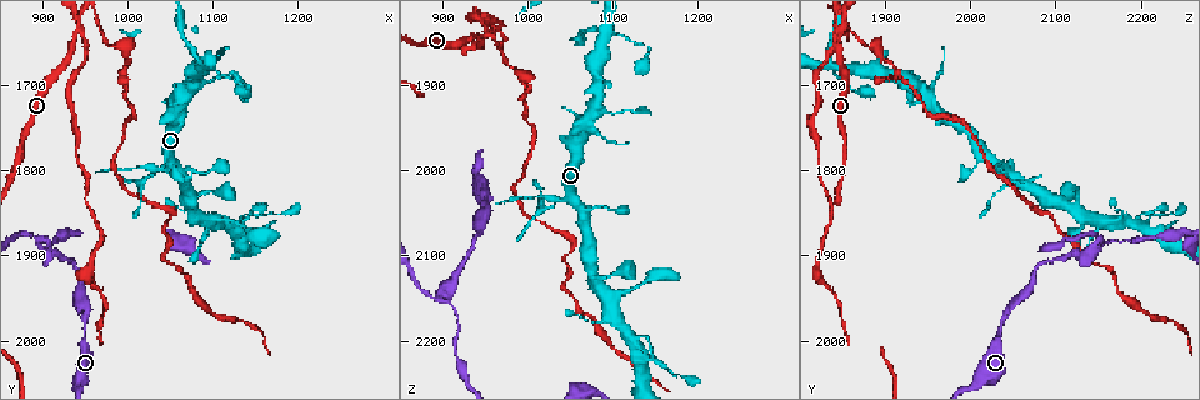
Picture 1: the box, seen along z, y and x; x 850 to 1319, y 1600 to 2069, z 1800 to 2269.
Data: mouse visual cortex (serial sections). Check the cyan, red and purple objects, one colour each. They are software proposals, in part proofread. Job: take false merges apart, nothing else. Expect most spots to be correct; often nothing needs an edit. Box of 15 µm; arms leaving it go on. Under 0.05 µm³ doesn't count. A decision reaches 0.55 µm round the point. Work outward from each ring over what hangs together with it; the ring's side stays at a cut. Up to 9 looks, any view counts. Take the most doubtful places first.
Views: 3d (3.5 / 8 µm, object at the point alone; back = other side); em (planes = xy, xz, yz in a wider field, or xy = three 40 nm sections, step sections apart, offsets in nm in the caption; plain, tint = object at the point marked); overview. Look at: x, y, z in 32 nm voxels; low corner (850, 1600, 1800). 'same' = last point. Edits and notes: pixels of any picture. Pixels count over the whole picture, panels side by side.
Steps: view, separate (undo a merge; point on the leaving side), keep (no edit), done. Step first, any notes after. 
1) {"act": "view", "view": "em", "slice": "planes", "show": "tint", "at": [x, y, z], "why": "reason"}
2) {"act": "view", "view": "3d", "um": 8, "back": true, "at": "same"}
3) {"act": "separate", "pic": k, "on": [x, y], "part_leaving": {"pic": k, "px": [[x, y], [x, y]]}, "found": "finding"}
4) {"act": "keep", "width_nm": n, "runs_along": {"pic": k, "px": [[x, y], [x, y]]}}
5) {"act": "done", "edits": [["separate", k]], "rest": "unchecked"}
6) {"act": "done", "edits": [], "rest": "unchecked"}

{"act": "view", "view": "3d", "um": 8, "at": [940, 1635, 1845], "why": "four or more arms meet"}

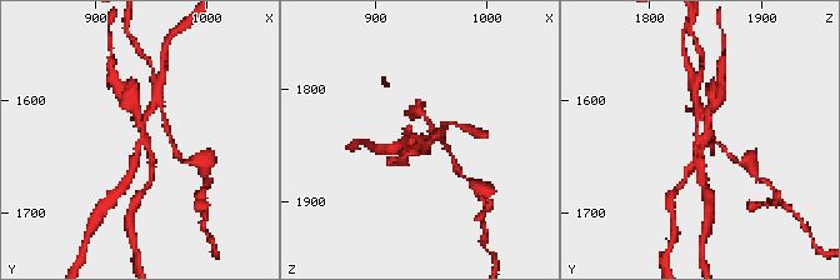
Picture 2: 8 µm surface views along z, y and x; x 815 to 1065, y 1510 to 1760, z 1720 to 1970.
{"act": "view", "view": "em", "slice": "xy", "step": 1, "show": "tint", "at": [938, 1634, 1844], "why": "need the tissue"}

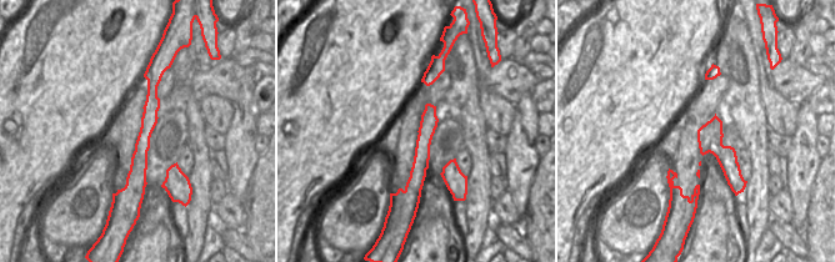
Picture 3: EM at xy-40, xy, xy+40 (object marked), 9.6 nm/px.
{"act": "separate", "pic": 2, "on": [135, 100], "width_nm": 170, "part_leaving": {"pic": 2, "px": [[134, 161], [149, 113]]}, "found": "a second cell is stuck on"}

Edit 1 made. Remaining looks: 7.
{"act": "view", "view": "overview"}

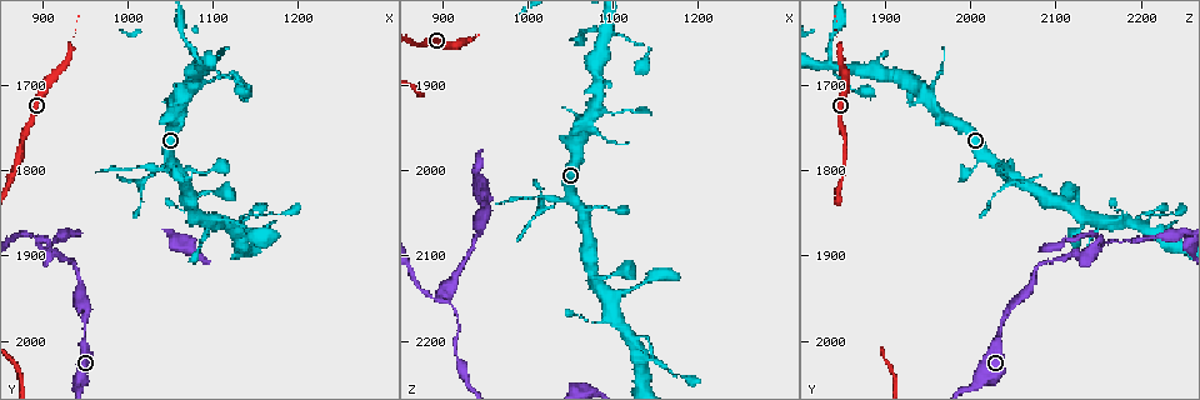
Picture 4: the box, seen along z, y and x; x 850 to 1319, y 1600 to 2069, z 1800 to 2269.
{"act": "view", "view": "3d", "um": 3.5, "at": [1020, 1810, 2045]}

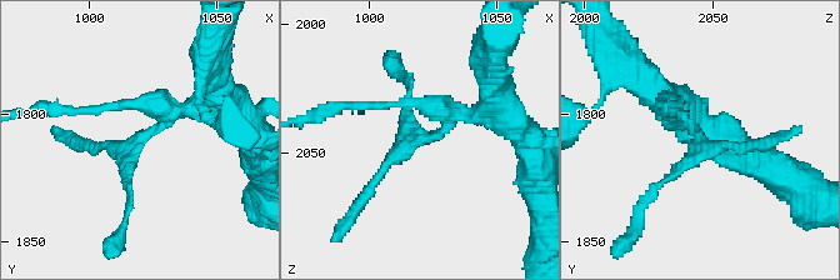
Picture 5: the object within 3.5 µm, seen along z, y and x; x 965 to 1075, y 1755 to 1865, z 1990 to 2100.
{"act": "view", "view": "em", "slice": "xy", "step": 3, "show": "tint", "at": [1018, 1812, 2046]}

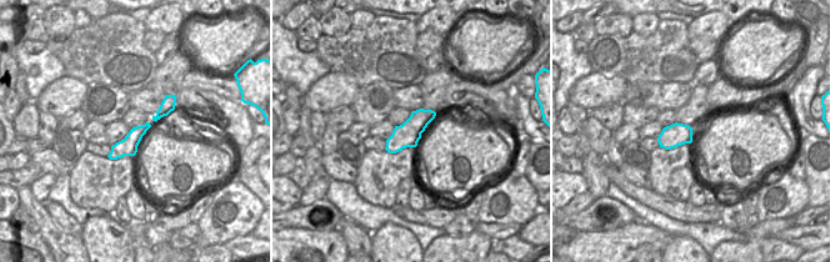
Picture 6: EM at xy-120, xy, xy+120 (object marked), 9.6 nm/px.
{"act": "keep", "runs_along": {"pic": 5, "px": [[190, 106], [129, 149], [129, 203]]}, "found": "all the same cell"}

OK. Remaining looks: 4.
{"act": "view", "view": "3d", "um": 3.5, "at": [905, 1900, 2145], "why": "thick turns thin"}

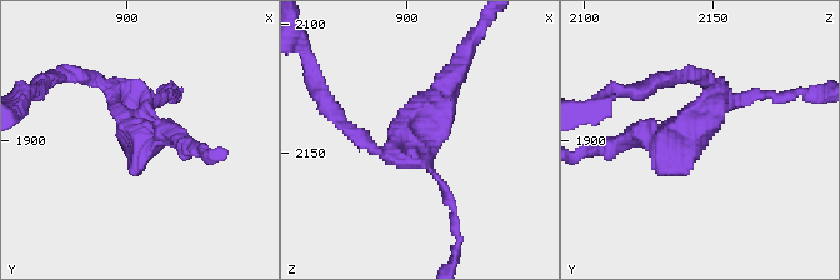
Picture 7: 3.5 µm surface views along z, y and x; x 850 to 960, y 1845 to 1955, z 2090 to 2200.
{"act": "view", "view": "em", "slice": "planes", "show": "tint", "at": [907, 1900, 2143], "why": "need the tissue"}

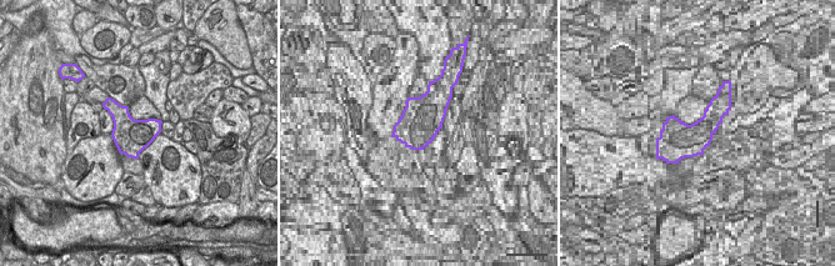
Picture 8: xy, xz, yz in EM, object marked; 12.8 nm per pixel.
{"act": "keep", "runs_along": {"pic": 7, "px": [[624, 141], [691, 141], [724, 103], [753, 99]]}, "found": "continuous, no second cell"}

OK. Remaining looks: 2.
{"act": "view", "view": "3d", "um": 3.5, "back": true, "at": [1125, 1865, 2200], "why": "three arms meet"}

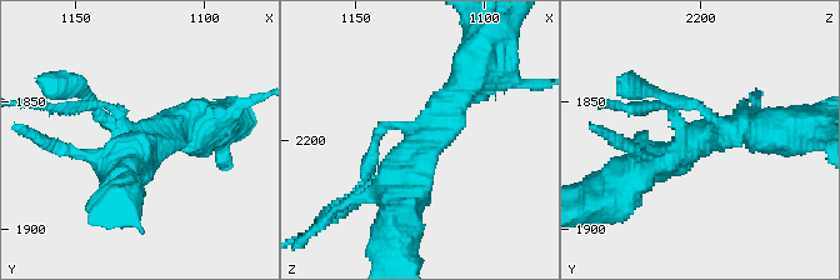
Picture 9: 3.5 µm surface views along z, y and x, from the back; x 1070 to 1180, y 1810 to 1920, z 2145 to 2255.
{"act": "view", "view": "em", "slice": "xy", "step": 3, "show": "tint", "at": [1126, 1864, 2202], "why": "now the EM"}

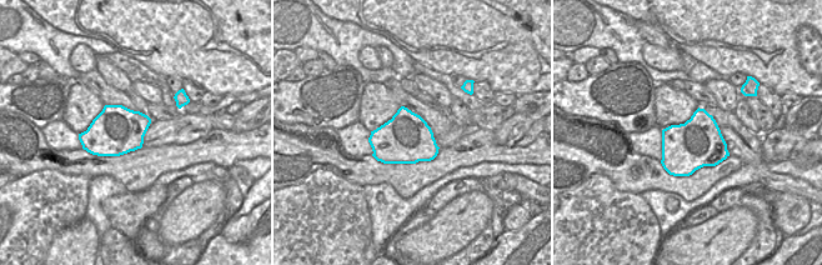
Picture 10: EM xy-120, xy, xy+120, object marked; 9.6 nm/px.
{"act": "keep", "runs_along": {"pic": 9, "px": [[465, 80], [419, 141], [400, 209]]}, "found": "continuous, no second cell"}

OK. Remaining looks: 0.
{"act": "done", "edits": [["separate", 2]], "rest": "unchecked"}

